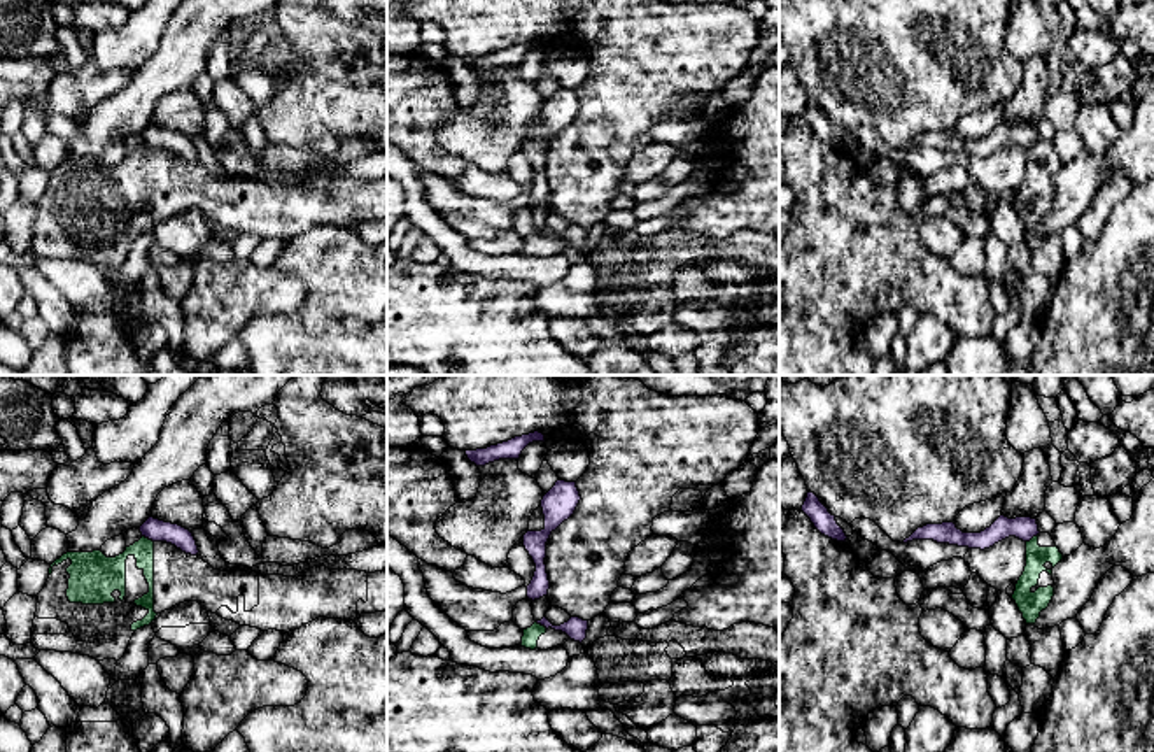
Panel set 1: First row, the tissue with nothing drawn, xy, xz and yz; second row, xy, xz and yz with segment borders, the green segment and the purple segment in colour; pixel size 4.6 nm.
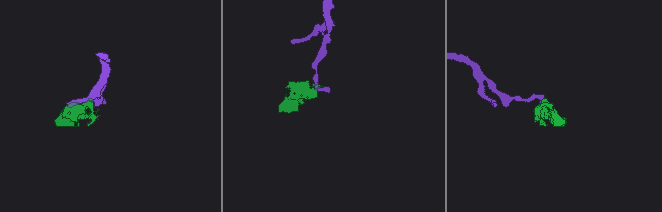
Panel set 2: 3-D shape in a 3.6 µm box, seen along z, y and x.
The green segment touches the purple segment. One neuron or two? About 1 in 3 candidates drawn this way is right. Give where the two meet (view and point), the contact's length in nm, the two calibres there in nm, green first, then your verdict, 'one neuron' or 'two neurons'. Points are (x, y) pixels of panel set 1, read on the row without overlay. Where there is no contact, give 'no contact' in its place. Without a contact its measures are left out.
contact xy (147, 146); length 70 nm; calibres 160 and 100 nm; two neurons

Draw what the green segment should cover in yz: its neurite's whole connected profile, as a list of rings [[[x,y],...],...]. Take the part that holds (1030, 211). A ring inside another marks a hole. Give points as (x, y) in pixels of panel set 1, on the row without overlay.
[[[1038,140],[1026,149],[1026,174],[1016,191],[1012,207],[1026,231],[1035,231],[1054,203],[1052,175],[1063,161],[1049,140]]]

